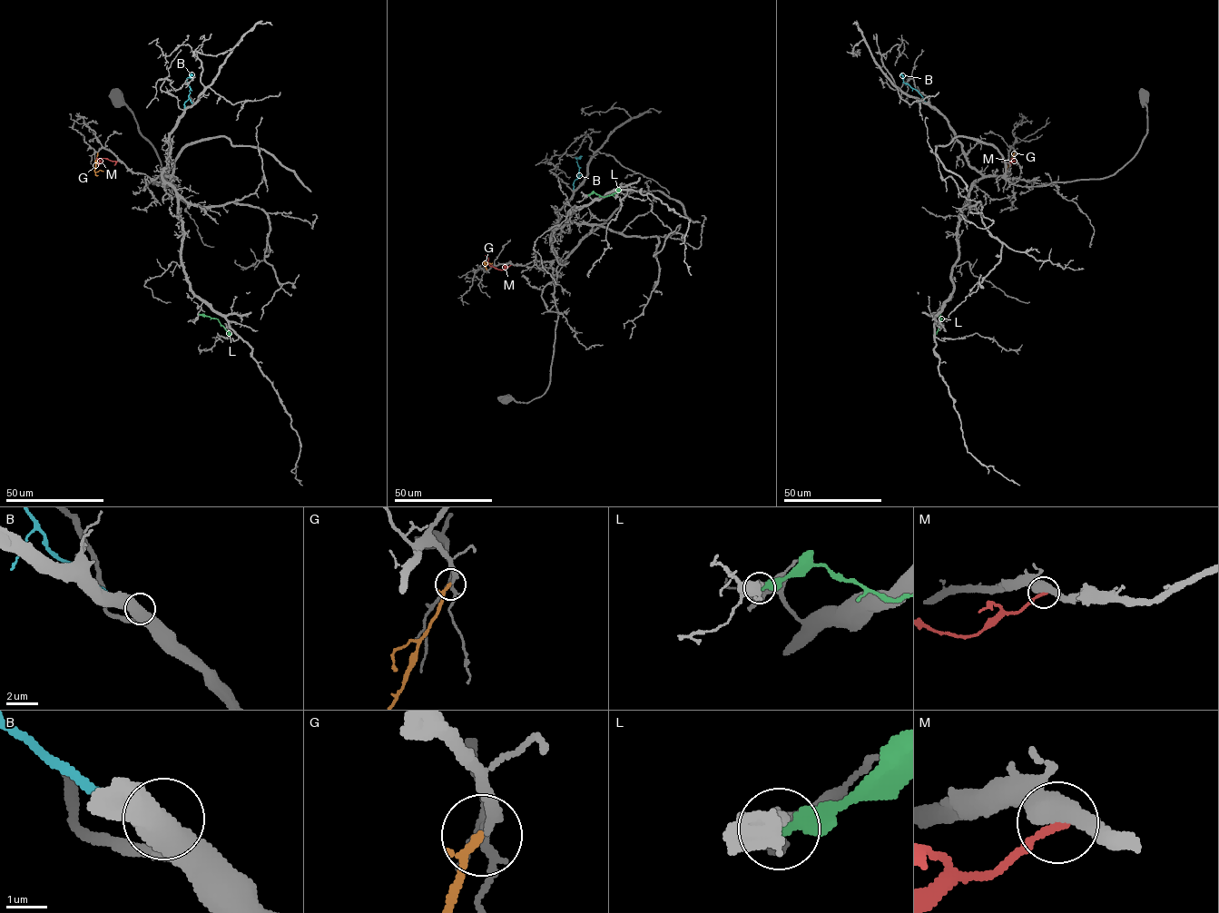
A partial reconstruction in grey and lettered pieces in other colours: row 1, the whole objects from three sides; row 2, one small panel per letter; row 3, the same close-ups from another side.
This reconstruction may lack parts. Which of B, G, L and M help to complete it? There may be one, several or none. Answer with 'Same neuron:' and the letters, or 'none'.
Same neuron: G

